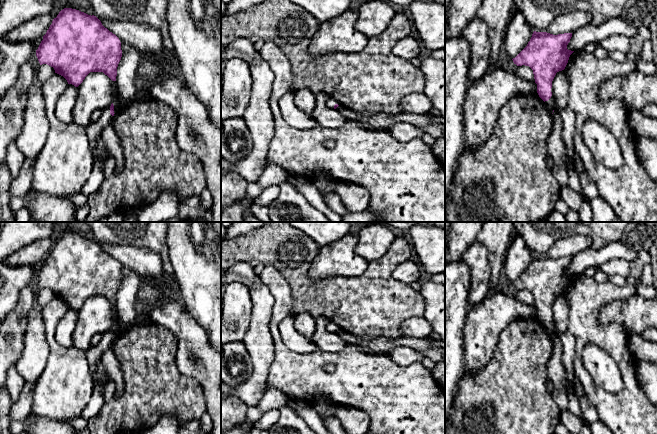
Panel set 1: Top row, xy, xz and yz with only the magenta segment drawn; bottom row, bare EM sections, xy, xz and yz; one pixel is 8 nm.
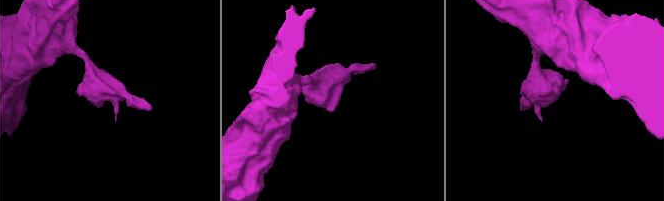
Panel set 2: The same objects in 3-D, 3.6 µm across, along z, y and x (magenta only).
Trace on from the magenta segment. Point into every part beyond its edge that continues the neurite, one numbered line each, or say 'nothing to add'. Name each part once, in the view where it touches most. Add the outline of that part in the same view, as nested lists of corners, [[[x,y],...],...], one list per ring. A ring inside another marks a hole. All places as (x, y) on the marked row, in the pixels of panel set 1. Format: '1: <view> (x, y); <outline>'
1: xy (116, 102); [[[114,88],[114,92],[115,92],[115,97],[113,100],[113,105],[114,105],[114,113],[116,113],[118,108],[121,106],[121,103],[120,103],[120,100],[118,98],[118,91],[116,91],[115,88]]]

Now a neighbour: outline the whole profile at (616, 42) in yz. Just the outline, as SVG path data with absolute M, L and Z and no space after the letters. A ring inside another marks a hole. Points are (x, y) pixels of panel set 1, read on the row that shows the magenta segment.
M620 34L602 40L600 45L608 52L620 51L626 55L630 51L629 38Z

